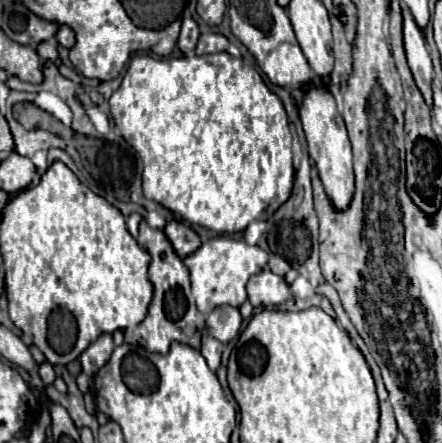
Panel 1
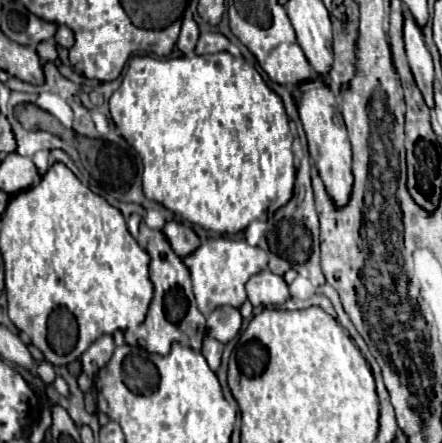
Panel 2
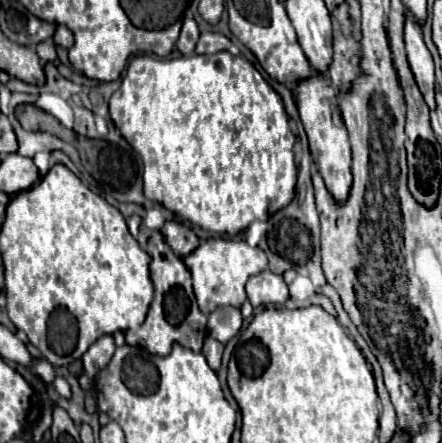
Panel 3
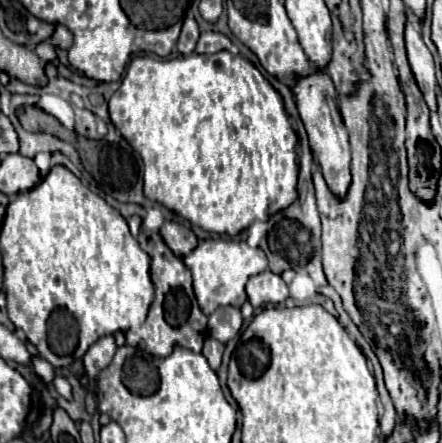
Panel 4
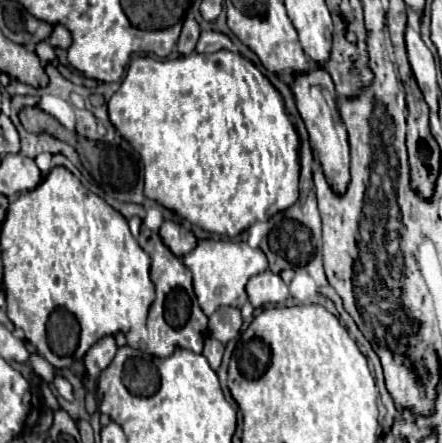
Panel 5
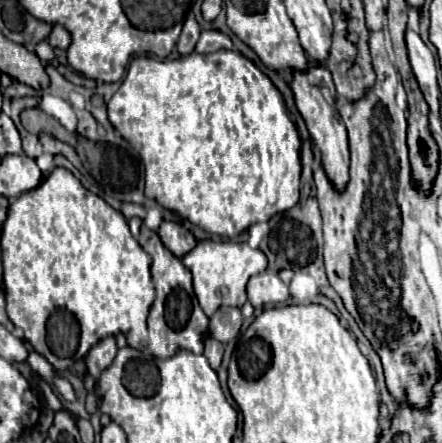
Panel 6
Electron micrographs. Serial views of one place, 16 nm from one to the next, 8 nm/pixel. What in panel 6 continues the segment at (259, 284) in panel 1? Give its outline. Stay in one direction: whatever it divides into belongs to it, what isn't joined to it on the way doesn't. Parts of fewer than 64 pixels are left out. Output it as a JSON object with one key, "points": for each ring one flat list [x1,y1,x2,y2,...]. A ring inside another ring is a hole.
{"points":[[272,270,252,276,246,286,248,300,254,308,262,308,266,304,282,304,288,300,288,286,280,280,280,276]]}

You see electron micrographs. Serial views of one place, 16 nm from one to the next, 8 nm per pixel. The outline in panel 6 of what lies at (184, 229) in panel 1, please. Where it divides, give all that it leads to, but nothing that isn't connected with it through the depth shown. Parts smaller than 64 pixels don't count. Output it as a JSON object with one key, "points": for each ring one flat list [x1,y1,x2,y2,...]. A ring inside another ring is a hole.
{"points":[[162,222,160,230,158,230,162,242,172,250,174,256,182,258,184,254,188,254,194,246,196,246,196,238,194,234,184,228,182,224,178,222]]}

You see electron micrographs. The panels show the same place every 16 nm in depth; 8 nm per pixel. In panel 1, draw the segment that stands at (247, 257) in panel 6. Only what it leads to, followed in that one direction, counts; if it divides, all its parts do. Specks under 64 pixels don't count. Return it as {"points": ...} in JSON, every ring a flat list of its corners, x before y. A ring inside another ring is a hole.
{"points":[[218,236,204,242,192,256,184,258,190,270,192,294,196,298,198,310,206,316,212,308,232,304,242,306,246,302,246,282,252,274,264,270,268,264,268,254,260,246,250,246,244,240,234,240,228,236]]}

